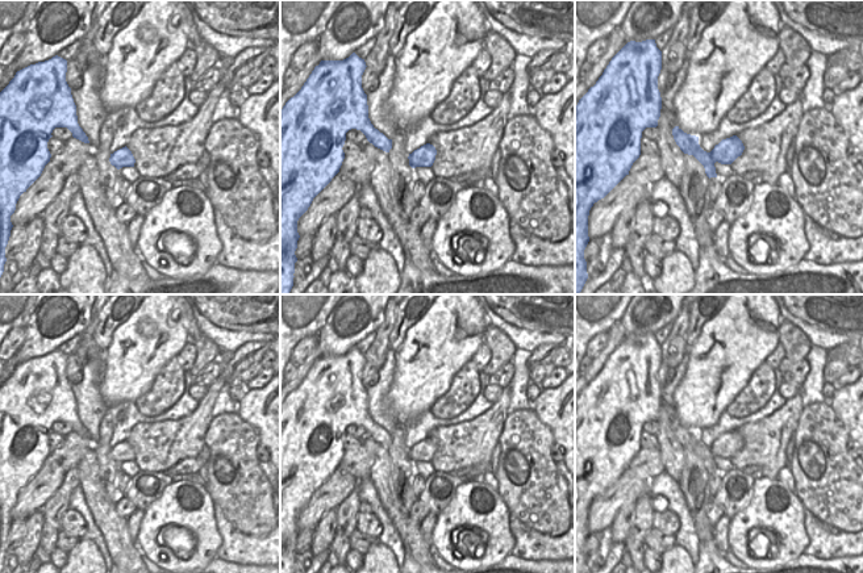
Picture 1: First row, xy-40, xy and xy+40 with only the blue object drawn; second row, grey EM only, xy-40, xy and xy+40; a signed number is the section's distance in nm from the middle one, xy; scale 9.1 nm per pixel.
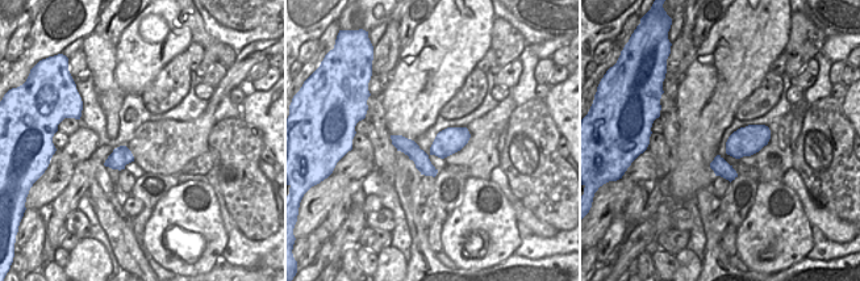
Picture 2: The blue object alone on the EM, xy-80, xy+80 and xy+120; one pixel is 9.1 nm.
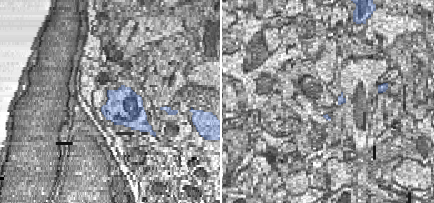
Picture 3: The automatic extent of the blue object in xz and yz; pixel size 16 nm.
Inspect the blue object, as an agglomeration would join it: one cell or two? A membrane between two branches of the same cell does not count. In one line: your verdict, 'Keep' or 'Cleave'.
Keep.

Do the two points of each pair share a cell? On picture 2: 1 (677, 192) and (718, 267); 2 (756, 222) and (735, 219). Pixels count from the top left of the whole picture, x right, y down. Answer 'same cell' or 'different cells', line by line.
1: different cells
2: different cells

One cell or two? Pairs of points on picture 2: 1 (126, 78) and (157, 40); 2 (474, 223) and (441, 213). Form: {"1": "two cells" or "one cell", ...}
{"1": "one cell", "2": "two cells"}

